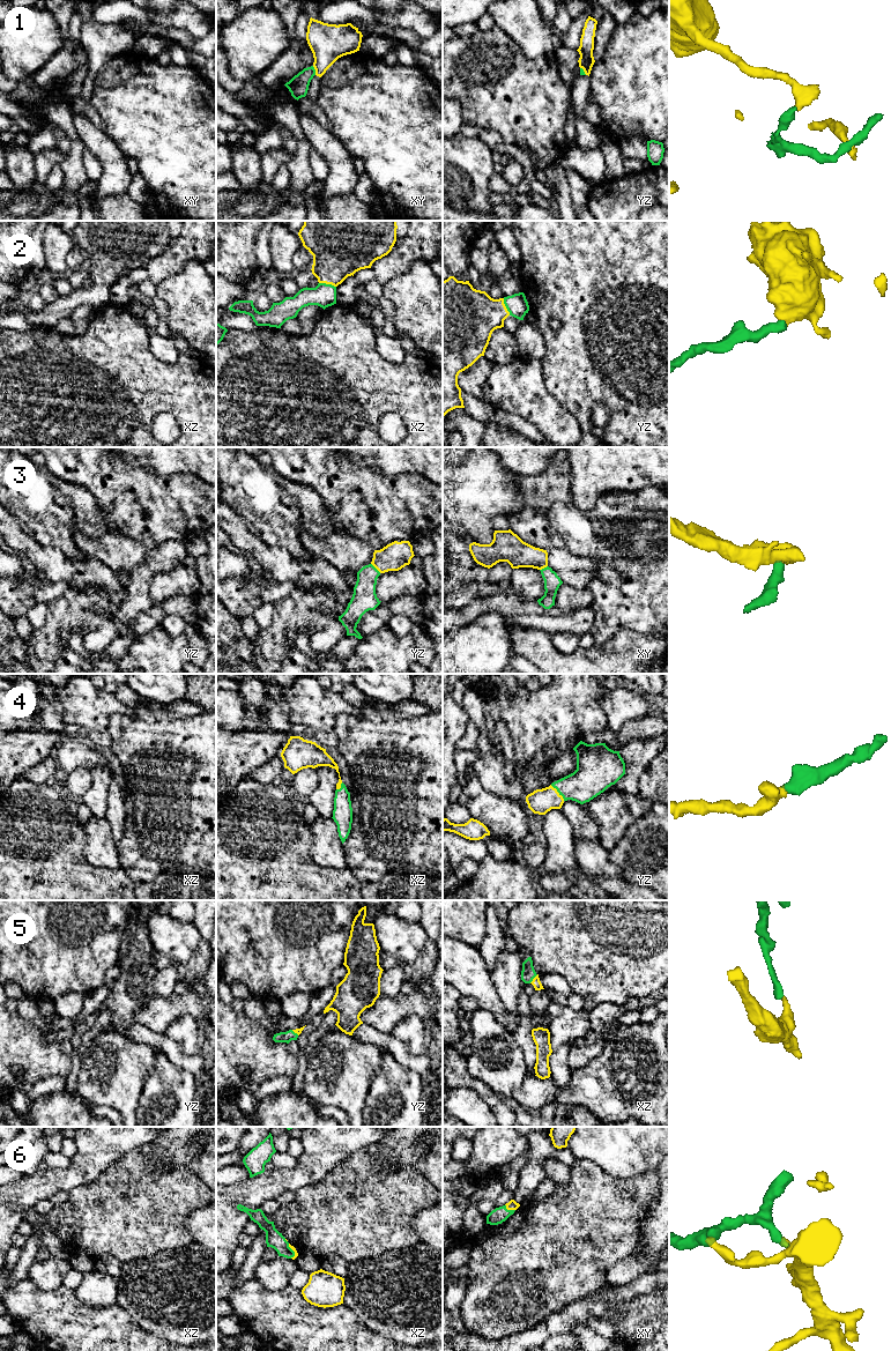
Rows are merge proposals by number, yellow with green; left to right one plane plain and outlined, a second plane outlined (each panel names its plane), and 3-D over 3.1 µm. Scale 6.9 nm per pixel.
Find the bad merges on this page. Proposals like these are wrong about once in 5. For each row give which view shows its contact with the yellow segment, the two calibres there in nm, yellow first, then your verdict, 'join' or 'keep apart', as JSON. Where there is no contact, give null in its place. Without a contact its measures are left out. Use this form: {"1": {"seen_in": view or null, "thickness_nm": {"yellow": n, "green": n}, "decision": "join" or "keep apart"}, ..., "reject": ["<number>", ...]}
{"1": {"seen_in": "xy", "thickness_nm": {"yellow": 260, "green": 140}, "decision": "keep apart"}, "2": {"seen_in": "xz", "thickness_nm": {"yellow": 380, "green": 160}, "decision": "join"}, "3": {"seen_in": "yz", "thickness_nm": {"yellow": 190, "green": 170}, "decision": "join"}, "4": {"seen_in": "yz", "thickness_nm": {"yellow": 170, "green": 240}, "decision": "join"}, "5": {"seen_in": "xz", "thickness_nm": {"yellow": 60, "green": 100}, "decision": "join"}, "6": {"seen_in": "xy", "thickness_nm": {"yellow": 70, "green": 110}, "decision": "join"}, "reject": ["1"]}

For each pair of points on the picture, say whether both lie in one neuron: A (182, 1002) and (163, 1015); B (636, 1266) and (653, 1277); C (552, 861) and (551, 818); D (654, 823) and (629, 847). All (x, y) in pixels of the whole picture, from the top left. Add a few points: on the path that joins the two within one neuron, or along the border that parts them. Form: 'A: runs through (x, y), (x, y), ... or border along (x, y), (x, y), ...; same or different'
A: runs through (177, 1006), (168, 1010); same
B: border along (654, 1268), (640, 1274), (625, 1284), (621, 1284); different
C: runs through (555, 851), (555, 829); same
D: runs through (648, 829), (635, 843); same

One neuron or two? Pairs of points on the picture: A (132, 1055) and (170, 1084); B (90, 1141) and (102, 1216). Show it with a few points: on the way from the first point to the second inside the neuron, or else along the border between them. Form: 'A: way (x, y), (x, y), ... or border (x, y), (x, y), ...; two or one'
A: border (153, 1048), (153, 1070), (148, 1075), (140, 1095); two
B: border (116, 1162), (89, 1184), (78, 1186), (71, 1190); two

